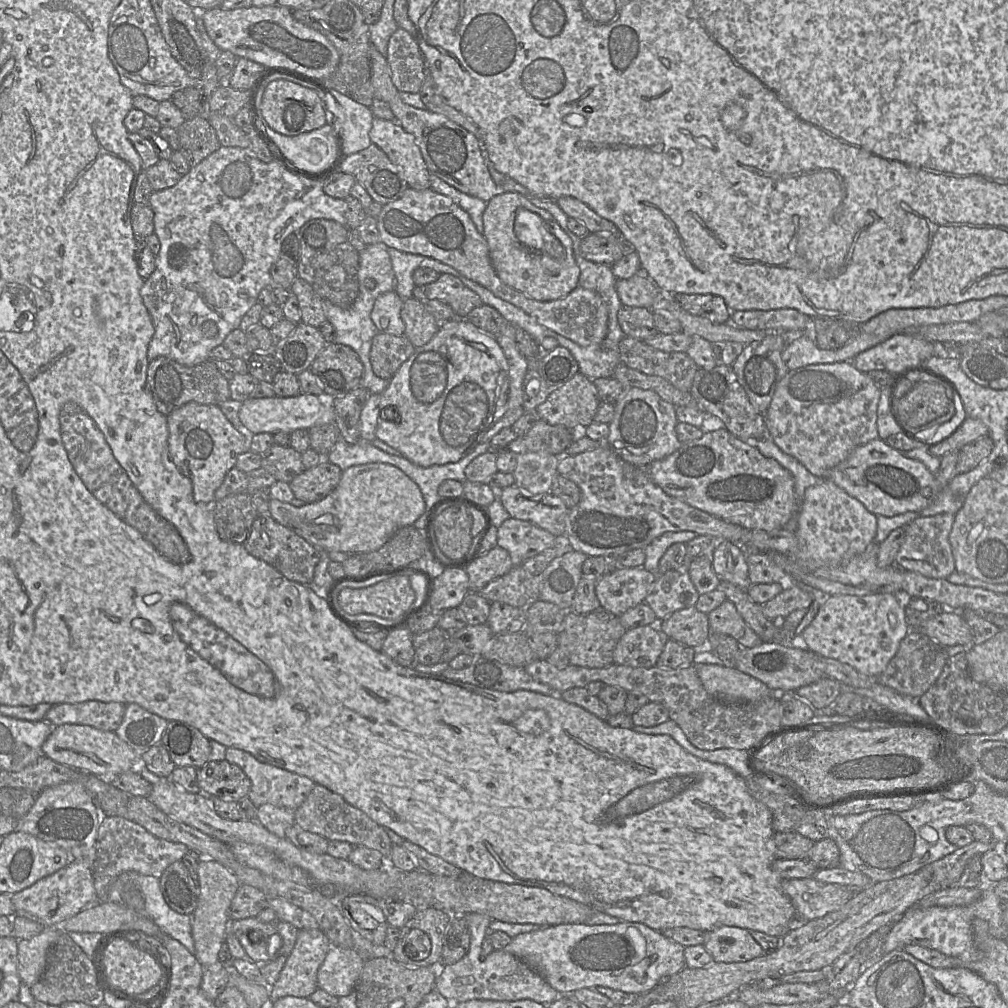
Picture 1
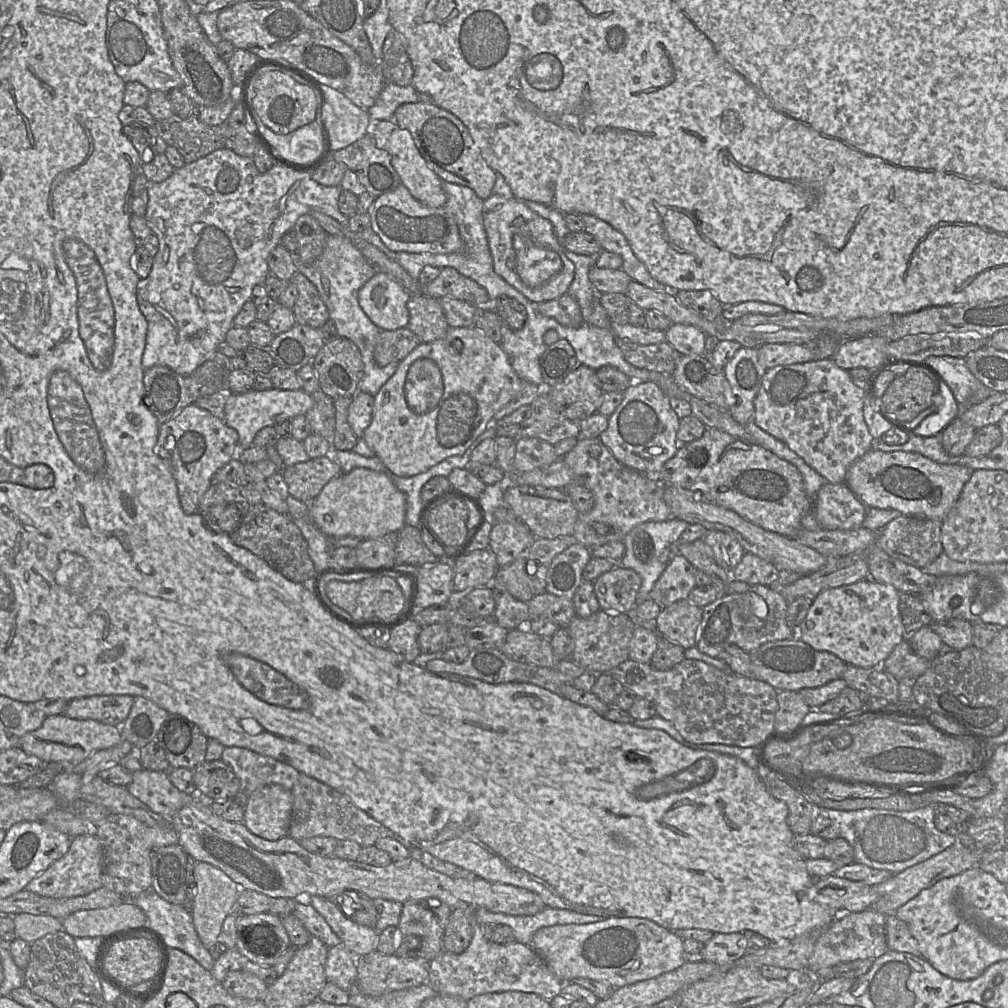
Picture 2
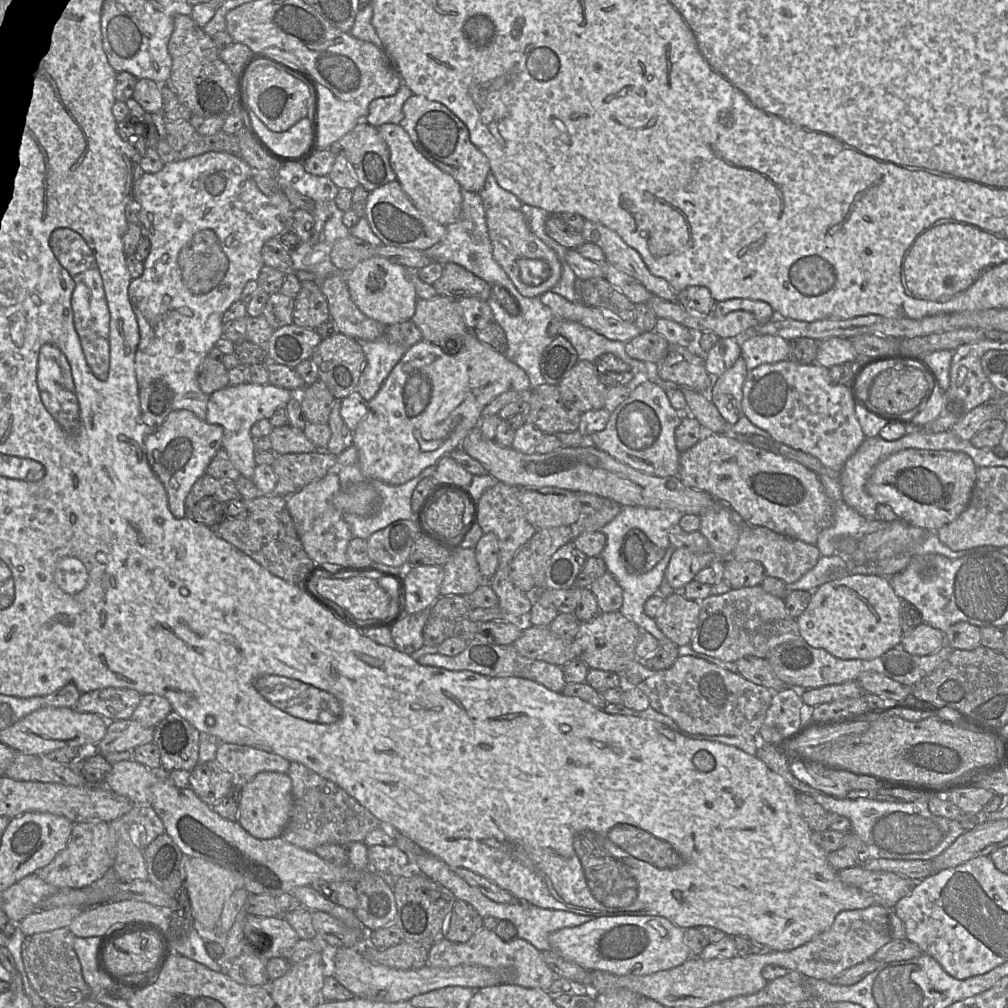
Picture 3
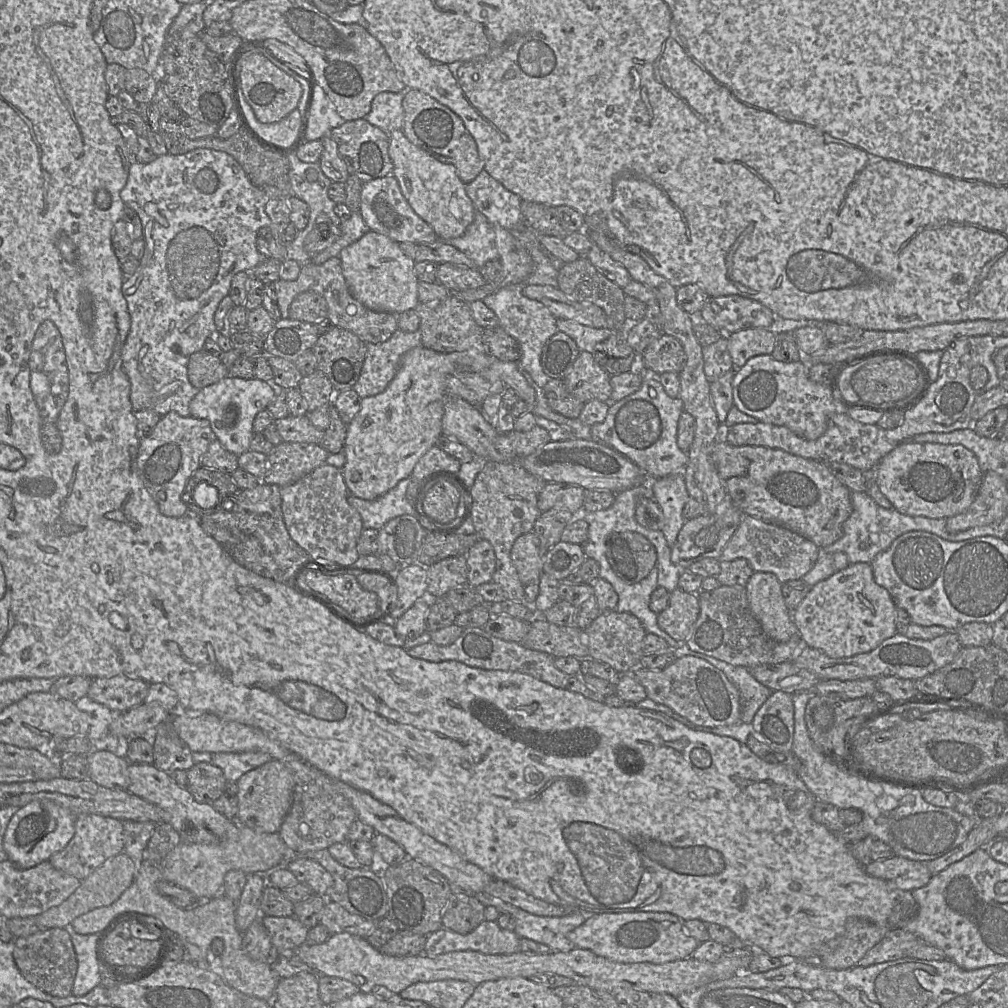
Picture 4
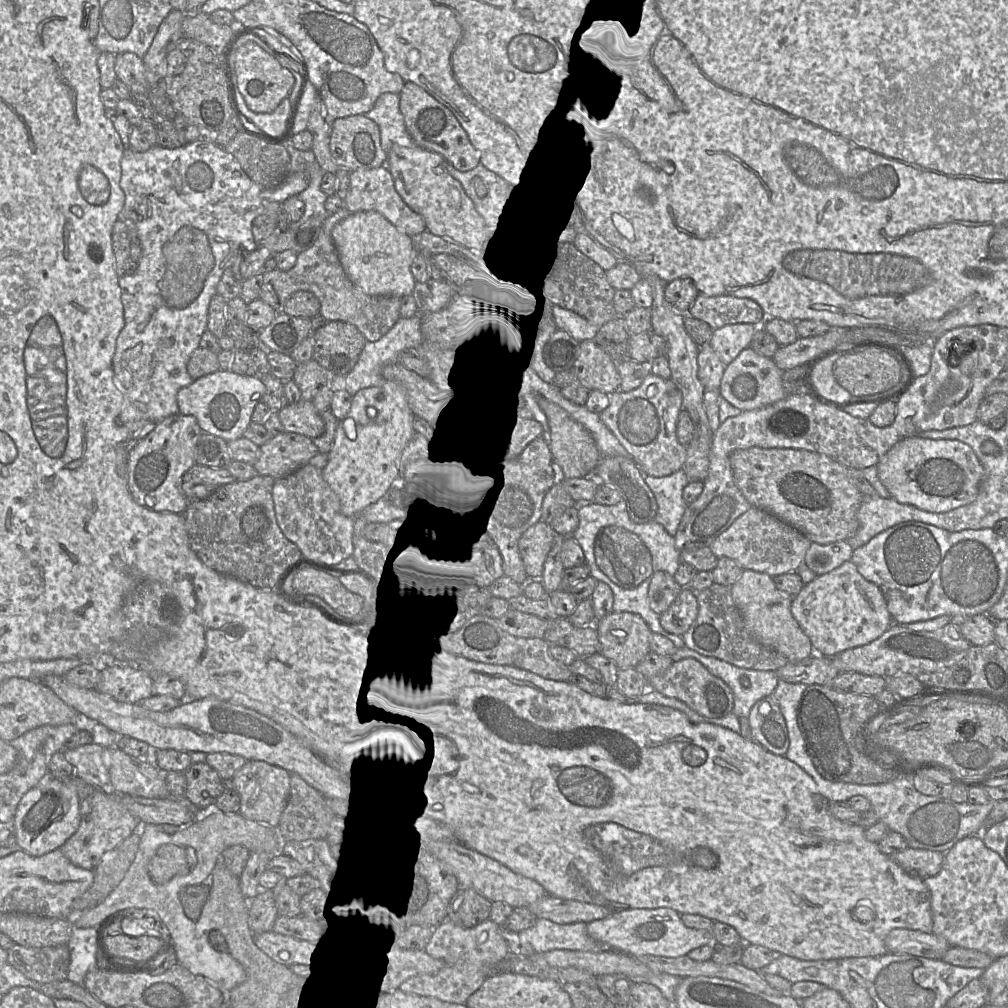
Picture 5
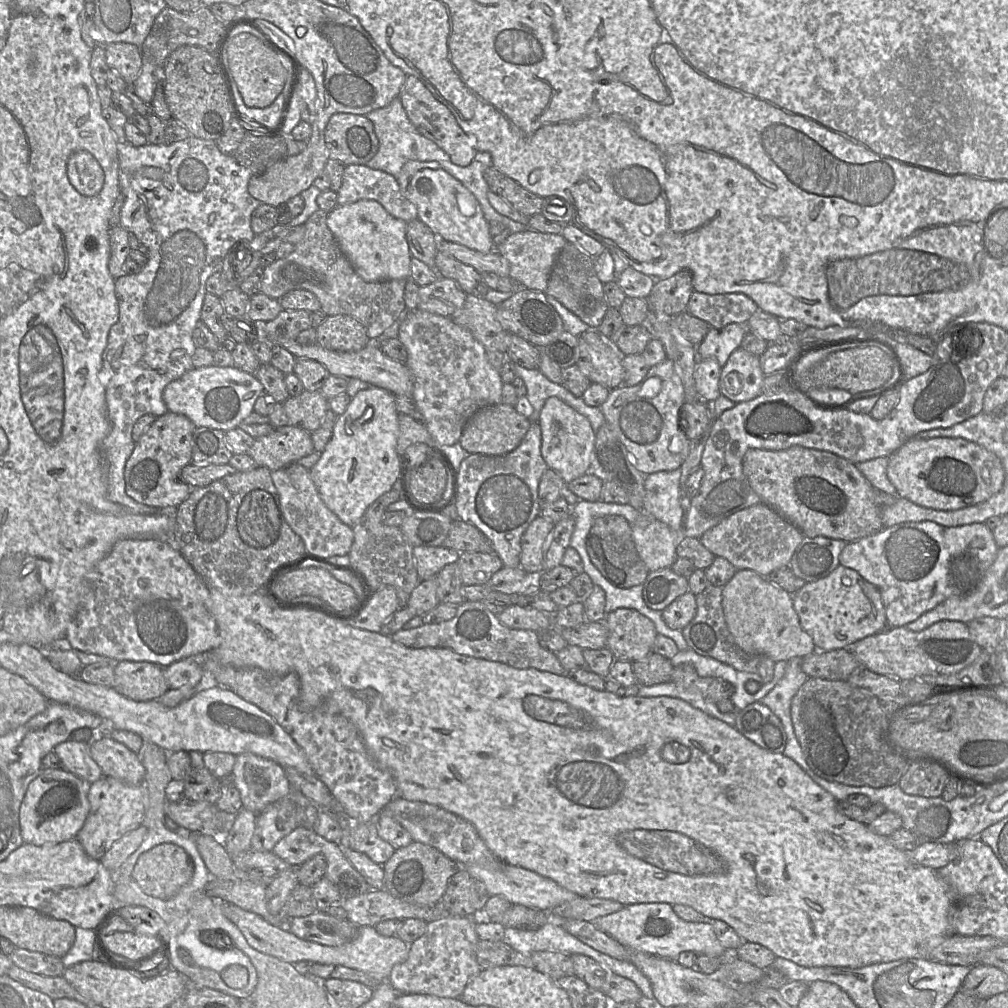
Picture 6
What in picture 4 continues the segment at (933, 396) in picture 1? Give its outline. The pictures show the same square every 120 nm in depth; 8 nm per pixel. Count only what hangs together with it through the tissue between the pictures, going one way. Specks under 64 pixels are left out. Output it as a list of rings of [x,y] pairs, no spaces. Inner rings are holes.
[[[899,357],[877,358],[861,364],[852,375],[850,383],[859,397],[859,401],[855,401],[850,396],[849,405],[884,411],[904,411],[913,407],[923,397],[928,387],[927,379],[913,362]]]

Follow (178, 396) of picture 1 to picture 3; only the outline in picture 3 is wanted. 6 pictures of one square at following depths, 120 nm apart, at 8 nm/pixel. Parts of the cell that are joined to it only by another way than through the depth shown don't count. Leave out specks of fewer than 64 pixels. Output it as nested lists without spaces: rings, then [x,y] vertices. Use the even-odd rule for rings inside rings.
[[[155,381],[139,389],[140,416],[149,432],[162,425],[172,408],[173,394],[164,383]]]

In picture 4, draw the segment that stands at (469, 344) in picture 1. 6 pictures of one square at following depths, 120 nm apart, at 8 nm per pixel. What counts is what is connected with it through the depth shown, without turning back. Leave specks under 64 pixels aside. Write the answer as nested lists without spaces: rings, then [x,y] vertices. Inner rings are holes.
[[[423,345],[415,347],[404,354],[397,373],[387,388],[382,393],[362,398],[359,412],[347,424],[343,447],[346,462],[342,474],[349,494],[361,499],[373,500],[395,487],[402,479],[411,476],[418,460],[436,445],[442,435],[446,378],[454,372],[476,372],[489,381],[501,381],[507,387],[514,389],[520,399],[530,406],[530,410],[535,402],[536,393],[523,376],[519,362],[501,361],[490,353],[475,348],[462,352],[440,353]]]

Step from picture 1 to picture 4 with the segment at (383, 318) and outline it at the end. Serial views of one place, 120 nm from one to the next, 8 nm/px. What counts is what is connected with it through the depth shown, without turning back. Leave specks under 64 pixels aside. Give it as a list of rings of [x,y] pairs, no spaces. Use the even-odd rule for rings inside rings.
[[[368,231],[339,254],[343,276],[351,295],[375,312],[399,314],[415,309],[419,303],[415,262],[402,252],[399,243],[374,231]]]

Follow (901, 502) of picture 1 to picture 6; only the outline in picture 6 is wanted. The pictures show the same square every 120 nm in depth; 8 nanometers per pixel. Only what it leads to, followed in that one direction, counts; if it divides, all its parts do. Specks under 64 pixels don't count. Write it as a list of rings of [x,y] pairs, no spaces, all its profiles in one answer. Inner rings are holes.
[[[913,438],[889,456],[887,476],[900,498],[935,510],[951,511],[987,501],[1001,491],[1005,470],[1001,460],[963,438]]]

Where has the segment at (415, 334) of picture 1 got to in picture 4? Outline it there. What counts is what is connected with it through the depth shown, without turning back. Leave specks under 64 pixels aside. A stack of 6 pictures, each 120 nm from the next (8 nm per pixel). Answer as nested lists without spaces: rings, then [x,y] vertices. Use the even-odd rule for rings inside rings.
[[[450,295],[440,302],[420,302],[415,311],[420,317],[420,331],[424,347],[440,353],[462,352],[471,348],[487,352],[482,341],[484,328],[474,321],[469,303]]]

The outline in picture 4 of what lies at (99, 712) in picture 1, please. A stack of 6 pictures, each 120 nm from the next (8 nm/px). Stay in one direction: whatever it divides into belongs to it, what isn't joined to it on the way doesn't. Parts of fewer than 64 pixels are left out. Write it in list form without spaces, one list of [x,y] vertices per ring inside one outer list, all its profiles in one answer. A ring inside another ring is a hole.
[[[123,675],[97,678],[92,681],[87,697],[114,713],[123,713],[144,702],[149,685],[144,680]]]

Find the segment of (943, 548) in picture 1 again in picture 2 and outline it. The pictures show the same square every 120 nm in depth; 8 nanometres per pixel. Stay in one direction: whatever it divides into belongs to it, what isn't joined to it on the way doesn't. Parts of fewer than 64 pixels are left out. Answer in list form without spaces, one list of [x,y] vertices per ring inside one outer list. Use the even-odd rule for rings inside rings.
[[[899,516],[878,532],[876,545],[890,557],[922,569],[944,552],[941,527],[941,520]]]

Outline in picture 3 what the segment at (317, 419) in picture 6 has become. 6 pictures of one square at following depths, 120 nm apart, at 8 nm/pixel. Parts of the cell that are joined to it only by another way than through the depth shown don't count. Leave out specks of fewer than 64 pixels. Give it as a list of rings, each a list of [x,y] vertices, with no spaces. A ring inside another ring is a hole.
[[[290,424],[273,427],[269,437],[272,446],[271,451],[275,454],[307,453],[317,450],[303,430]]]

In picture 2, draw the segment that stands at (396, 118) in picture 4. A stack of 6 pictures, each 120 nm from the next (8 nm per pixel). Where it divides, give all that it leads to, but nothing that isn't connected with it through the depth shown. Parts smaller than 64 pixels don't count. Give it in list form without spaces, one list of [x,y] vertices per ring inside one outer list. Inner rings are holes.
[[[386,82],[376,102],[368,109],[368,114],[373,122],[393,120],[400,105],[419,101],[417,94],[411,85],[399,86]]]

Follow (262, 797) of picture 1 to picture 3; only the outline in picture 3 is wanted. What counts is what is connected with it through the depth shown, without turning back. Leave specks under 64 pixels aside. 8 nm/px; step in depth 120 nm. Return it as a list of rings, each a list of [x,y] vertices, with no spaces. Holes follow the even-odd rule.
[[[219,743],[215,760],[232,775],[237,787],[243,787],[260,772],[287,773],[290,766],[290,761],[278,754],[233,743]]]

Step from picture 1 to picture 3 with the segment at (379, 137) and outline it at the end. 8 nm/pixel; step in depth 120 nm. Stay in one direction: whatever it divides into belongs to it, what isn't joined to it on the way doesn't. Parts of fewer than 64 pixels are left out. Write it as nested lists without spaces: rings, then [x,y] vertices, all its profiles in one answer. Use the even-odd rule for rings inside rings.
[[[386,123],[378,127],[390,151],[390,165],[402,190],[415,208],[438,223],[454,223],[462,209],[460,184],[449,174],[429,162],[413,145],[408,133],[400,124]]]

